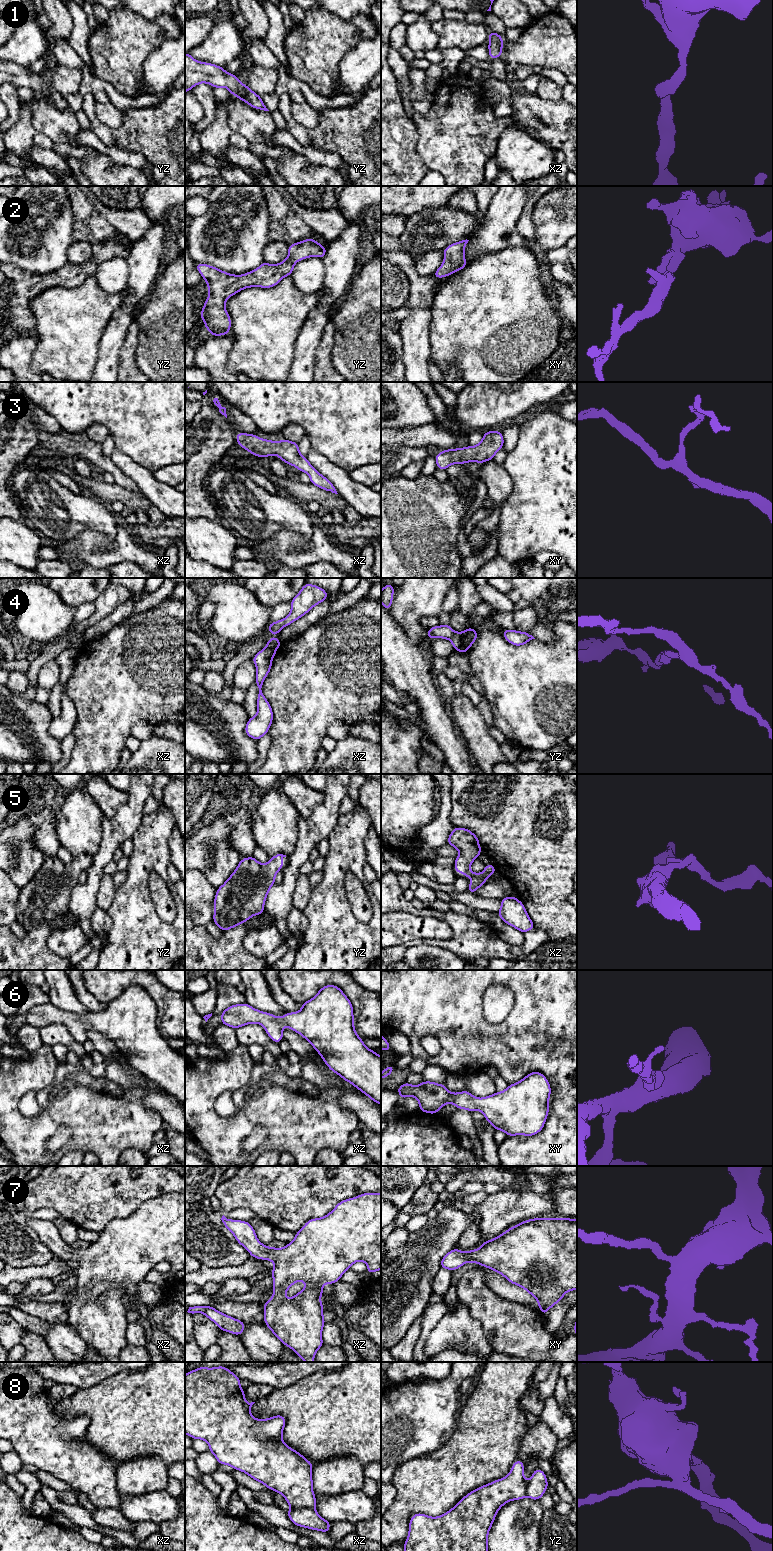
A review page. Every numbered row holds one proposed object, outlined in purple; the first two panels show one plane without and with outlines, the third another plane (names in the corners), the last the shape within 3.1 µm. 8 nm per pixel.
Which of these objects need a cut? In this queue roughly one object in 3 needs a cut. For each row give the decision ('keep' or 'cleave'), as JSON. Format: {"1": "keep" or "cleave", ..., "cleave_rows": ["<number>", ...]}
{"1": "keep", "2": "keep", "3": "keep", "4": "cleave", "5": "keep", "6": "keep", "7": "keep", "8": "cleave", "cleave_rows": ["4", "8"]}

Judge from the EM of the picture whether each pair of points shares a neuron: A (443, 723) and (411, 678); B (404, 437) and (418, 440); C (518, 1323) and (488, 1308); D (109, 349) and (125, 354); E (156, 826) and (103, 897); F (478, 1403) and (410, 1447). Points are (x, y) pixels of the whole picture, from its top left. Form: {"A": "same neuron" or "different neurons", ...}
{"A": "same neuron", "B": "same neuron", "C": "same neuron", "D": "different neurons", "E": "different neurons", "F": "different neurons"}

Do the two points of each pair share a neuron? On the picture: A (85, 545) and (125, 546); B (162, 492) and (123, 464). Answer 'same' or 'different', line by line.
A: same
B: same

